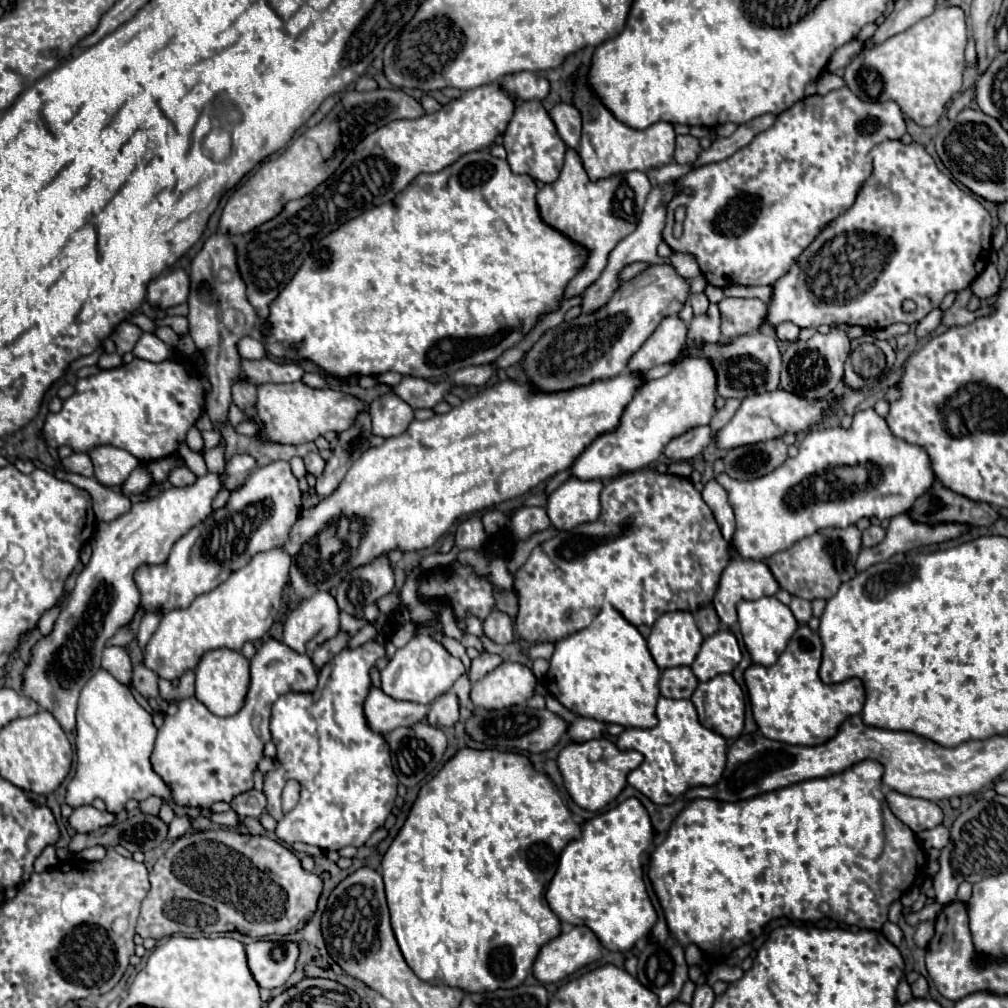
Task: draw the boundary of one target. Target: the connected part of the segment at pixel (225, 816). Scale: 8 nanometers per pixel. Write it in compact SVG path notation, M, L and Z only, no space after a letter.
M228 811L228 813L222 813L222 815L210 815L210 821L214 821L214 823L220 823L220 825L226 825L226 827L236 827L236 829L240 829L242 827L242 821L240 821L240 817L234 813L234 811Z

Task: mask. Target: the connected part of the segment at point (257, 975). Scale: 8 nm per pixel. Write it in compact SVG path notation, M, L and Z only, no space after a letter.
M254 941L246 945L248 967L256 983L264 989L276 989L286 983L298 959L296 943Z

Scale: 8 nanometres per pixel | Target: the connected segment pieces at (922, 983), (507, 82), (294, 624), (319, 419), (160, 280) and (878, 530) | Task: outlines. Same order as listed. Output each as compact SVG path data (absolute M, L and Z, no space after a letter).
M920 976L911 985L911 990L914 998L926 998L929 994L929 985L927 980L923 976Z
M520 71L520 73L510 73L500 81L502 89L510 89L516 97L530 101L530 99L544 99L548 95L548 81L536 73L530 71Z
M316 593L294 609L284 623L284 643L296 653L308 653L312 645L322 645L338 633L340 611L330 593Z
M296 381L296 383L266 383L266 385L258 385L258 395L256 395L256 415L250 419L252 423L260 425L260 437L268 443L278 443L278 445L302 445L308 441L314 441L316 437L324 435L326 431L344 431L350 427L350 423L354 421L354 417L362 411L368 409L368 405L360 403L358 399L334 391L334 389L312 389L306 387L304 383Z
M178 269L164 273L150 281L148 285L148 303L152 309L168 309L180 303L186 303L188 297L188 275Z
M870 525L864 533L862 533L862 547L874 547L878 545L882 539L884 539L886 531L882 527L876 527L876 525Z

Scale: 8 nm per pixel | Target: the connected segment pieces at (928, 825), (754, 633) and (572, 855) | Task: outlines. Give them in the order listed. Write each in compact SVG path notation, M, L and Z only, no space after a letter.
M888 791L886 793L886 803L890 811L904 823L908 825L914 833L920 833L924 829L932 829L942 823L942 809L926 799L916 799L902 795L898 791Z
M762 597L756 601L740 601L736 609L738 609L738 625L742 631L742 639L752 661L758 665L772 665L784 651L792 633L798 629L798 623L790 607L780 603L776 597Z
M626 799L606 815L598 815L584 823L582 837L574 839L566 845L566 849L560 855L560 863L556 869L556 875L552 877L546 901L550 909L558 915L560 921L570 925L584 925L594 931L600 945L610 951L628 951L632 945L650 933L652 925L656 923L656 911L650 903L650 897L646 893L644 877L642 877L642 863L640 857L648 849L652 841L652 823L638 799Z

